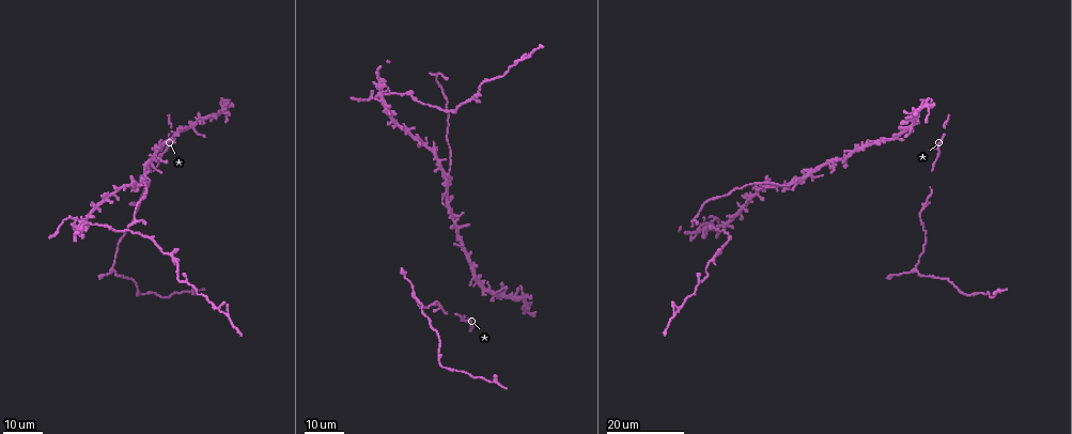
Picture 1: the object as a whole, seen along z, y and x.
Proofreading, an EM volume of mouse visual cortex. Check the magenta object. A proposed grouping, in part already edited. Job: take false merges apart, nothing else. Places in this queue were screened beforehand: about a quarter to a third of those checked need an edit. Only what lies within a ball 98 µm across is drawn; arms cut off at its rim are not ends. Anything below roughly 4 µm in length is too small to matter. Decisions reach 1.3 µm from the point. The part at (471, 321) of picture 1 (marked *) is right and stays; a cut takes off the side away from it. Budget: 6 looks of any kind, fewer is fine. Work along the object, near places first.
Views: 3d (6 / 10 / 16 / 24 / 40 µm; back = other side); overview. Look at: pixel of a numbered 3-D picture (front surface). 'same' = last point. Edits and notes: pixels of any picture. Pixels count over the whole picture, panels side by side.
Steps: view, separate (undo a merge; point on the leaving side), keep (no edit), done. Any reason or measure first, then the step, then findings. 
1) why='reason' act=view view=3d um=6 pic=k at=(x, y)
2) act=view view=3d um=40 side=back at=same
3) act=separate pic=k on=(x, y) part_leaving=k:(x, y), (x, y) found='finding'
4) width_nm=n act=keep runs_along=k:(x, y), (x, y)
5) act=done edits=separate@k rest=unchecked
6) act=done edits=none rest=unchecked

why='thick turns thin' act=view view=3d um=16 pic=1 at=(441, 306)

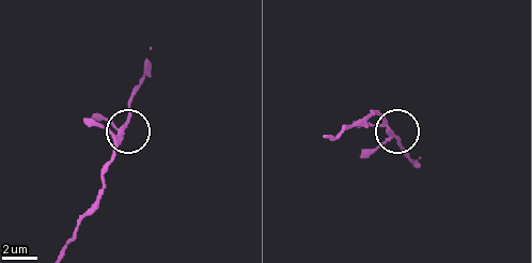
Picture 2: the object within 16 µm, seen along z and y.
why='zoom in' act=view view=3d um=6 pic=2 at=(128, 124)

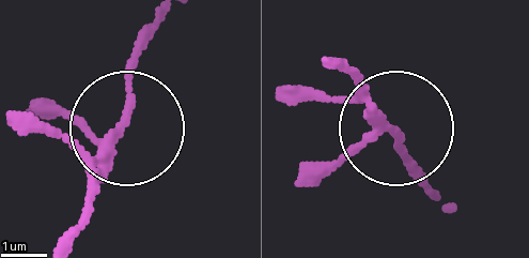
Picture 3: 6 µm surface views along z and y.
arms=3 act=keep found='one cell here'

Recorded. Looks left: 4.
act=view view=3d um=24 pic=1 at=(415, 297)

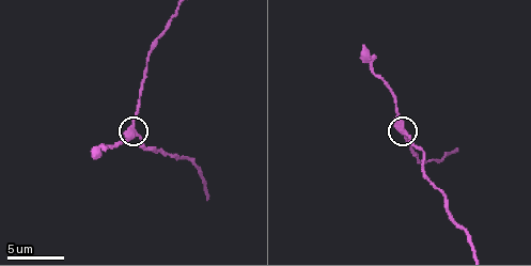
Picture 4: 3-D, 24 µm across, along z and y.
act=view view=3d um=10 pic=4 at=(135, 134)

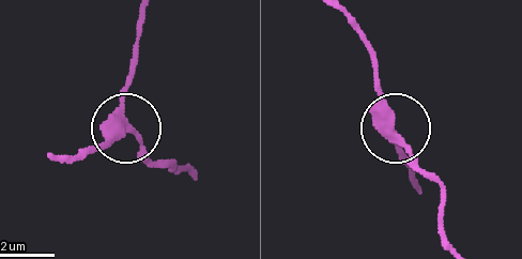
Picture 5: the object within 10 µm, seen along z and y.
width_nm=340 act=keep runs_along=5:(140, 16), (121, 126), (108, 140) found='continuous, no second cell'

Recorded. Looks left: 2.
why='three-way junction' act=view view=3d um=16 pic=1 at=(78, 221)

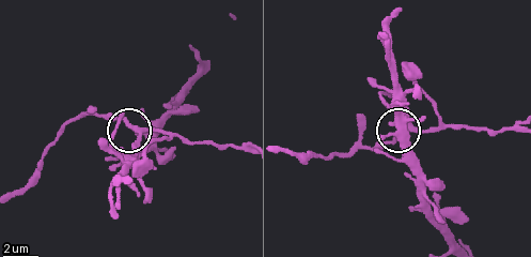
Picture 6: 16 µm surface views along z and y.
act=view view=3d um=6 pic=6 at=(137, 130)

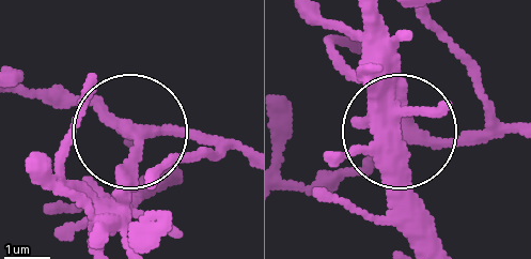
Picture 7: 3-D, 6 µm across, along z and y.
arms=3 act=separate pic=7 on=(204, 136) part_leaving=7:(142, 134), (207, 134), (241, 149) found='a second cell is stuck on'

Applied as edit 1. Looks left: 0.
act=done edits=separate@7 rest=unchecked

